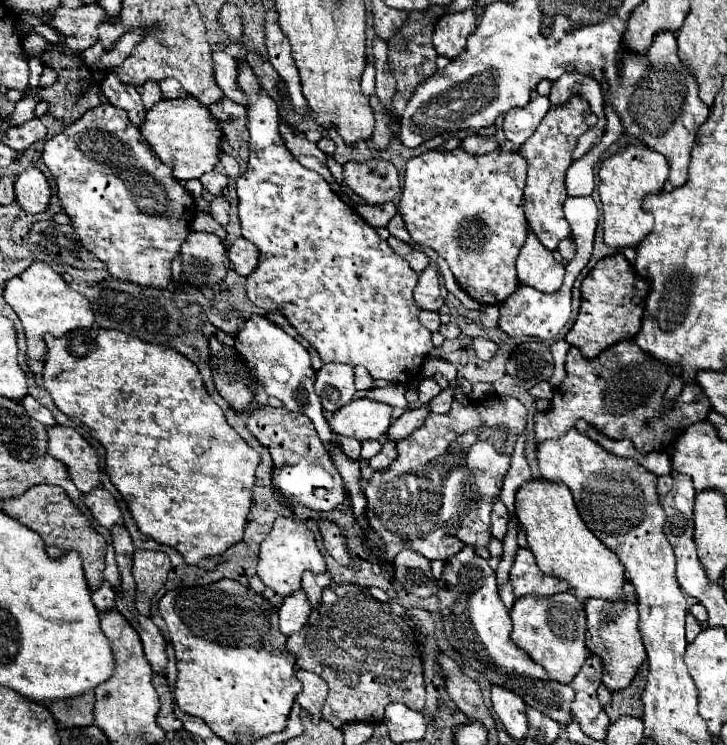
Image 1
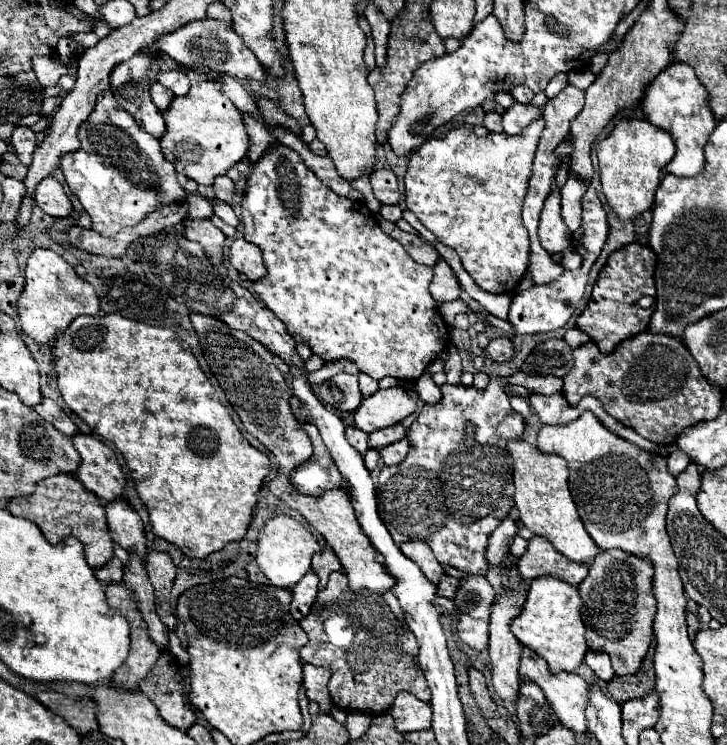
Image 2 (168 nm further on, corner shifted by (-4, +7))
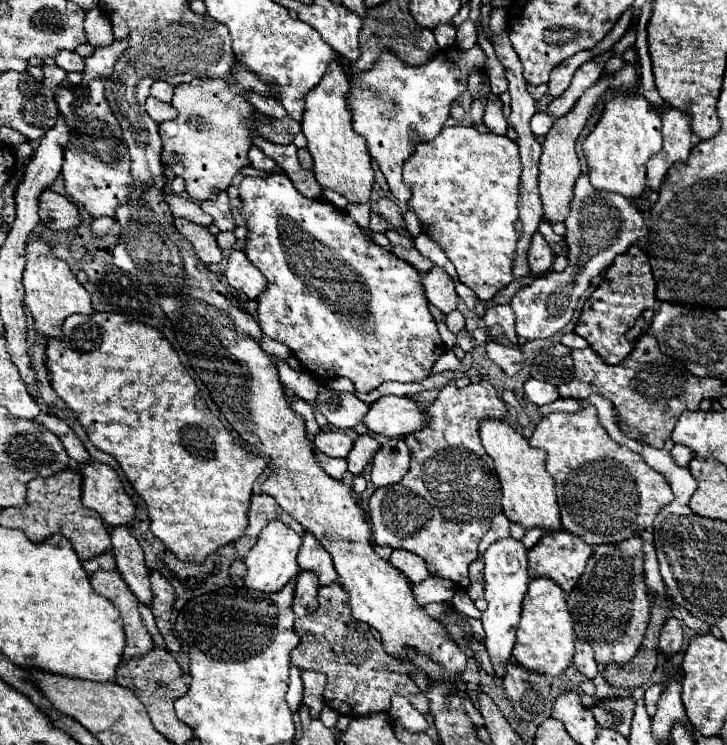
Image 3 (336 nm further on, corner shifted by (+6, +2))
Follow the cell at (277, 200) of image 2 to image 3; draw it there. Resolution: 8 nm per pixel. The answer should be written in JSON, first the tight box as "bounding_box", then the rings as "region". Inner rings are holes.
{"bounding_box":[238,170,446,392],"region":[[[282,170],[280,172],[268,172],[266,176],[256,176],[256,178],[254,176],[246,176],[246,178],[242,178],[238,190],[240,190],[240,208],[238,210],[240,210],[240,216],[246,220],[246,228],[248,228],[244,252],[246,252],[248,260],[268,280],[266,290],[256,300],[258,302],[258,316],[256,316],[256,320],[258,320],[262,332],[268,338],[272,338],[272,340],[288,346],[292,350],[292,354],[300,360],[300,364],[304,366],[304,370],[310,372],[312,376],[318,376],[320,380],[334,378],[334,376],[346,376],[346,378],[350,378],[354,382],[354,386],[356,386],[358,392],[370,392],[370,390],[374,390],[376,386],[380,386],[386,380],[420,382],[420,380],[424,380],[430,374],[432,364],[446,350],[444,350],[444,342],[442,342],[442,338],[440,338],[440,334],[436,330],[436,322],[434,322],[434,318],[430,314],[428,300],[424,296],[422,274],[412,264],[396,258],[392,252],[388,252],[386,248],[378,246],[370,236],[366,236],[362,232],[362,228],[342,208],[338,208],[338,206],[334,206],[330,202],[318,200],[318,198],[306,198],[306,196],[302,196],[296,190],[296,186],[292,184],[292,180],[288,178],[288,174],[284,174]]]}

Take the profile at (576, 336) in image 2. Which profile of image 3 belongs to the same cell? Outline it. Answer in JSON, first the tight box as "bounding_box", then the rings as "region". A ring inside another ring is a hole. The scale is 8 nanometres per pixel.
{"bounding_box":[560,332,588,348],"region":[[[570,332],[570,334],[562,334],[560,342],[562,342],[564,346],[568,346],[568,348],[586,348],[586,346],[588,346],[588,342],[586,342],[582,336],[574,334],[574,332]]]}

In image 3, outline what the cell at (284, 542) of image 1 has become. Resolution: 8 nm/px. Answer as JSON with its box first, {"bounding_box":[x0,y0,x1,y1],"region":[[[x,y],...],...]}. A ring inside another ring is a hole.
{"bounding_box":[244,520,302,592],"region":[[[272,520],[258,536],[258,542],[254,548],[246,554],[246,576],[244,584],[252,590],[262,590],[262,592],[276,592],[282,590],[290,580],[294,580],[300,572],[300,566],[296,562],[296,554],[302,546],[302,536],[298,536],[290,526],[282,524],[280,520]]]}

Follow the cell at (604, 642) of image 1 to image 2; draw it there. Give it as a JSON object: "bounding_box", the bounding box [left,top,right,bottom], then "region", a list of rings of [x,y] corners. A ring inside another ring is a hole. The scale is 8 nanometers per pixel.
{"bounding_box":[578,549,656,675],"region":[[[610,549],[602,551],[590,565],[588,577],[578,585],[580,599],[584,601],[586,611],[586,641],[590,649],[602,649],[610,655],[616,675],[632,675],[640,669],[640,663],[652,643],[652,623],[656,613],[656,601],[652,593],[654,569],[648,557],[634,557],[632,553]]]}

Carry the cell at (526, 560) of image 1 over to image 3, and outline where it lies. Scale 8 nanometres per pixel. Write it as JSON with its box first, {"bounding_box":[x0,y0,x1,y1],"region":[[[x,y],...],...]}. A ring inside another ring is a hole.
{"bounding_box":[528,530,592,592],"region":[[[566,530],[546,534],[540,542],[528,550],[528,574],[530,578],[546,576],[570,592],[584,572],[584,566],[592,554],[592,548]]]}

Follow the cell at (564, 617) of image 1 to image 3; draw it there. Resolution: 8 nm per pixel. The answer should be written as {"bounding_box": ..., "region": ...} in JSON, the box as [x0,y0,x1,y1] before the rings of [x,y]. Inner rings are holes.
{"bounding_box":[512,578,576,678],"region":[[[550,578],[530,580],[528,592],[522,602],[522,620],[518,624],[512,656],[518,660],[522,668],[554,678],[560,676],[572,664],[574,640],[576,636],[572,626],[572,614],[566,606],[562,588]]]}

